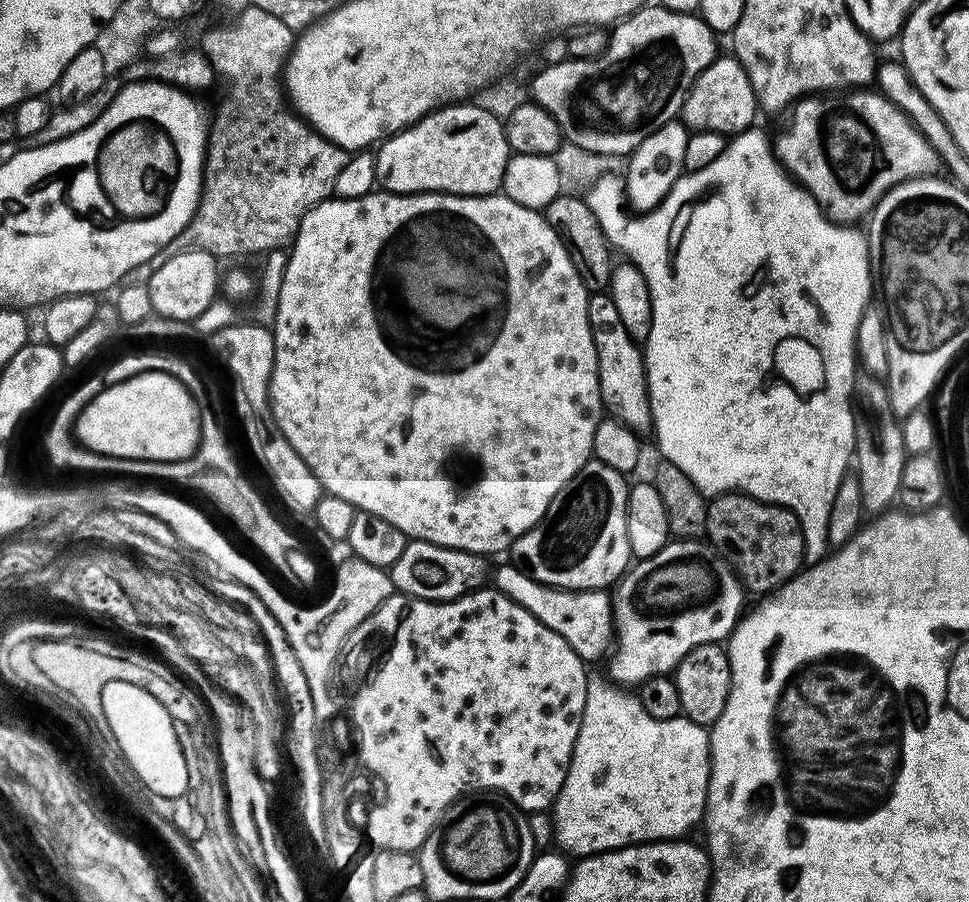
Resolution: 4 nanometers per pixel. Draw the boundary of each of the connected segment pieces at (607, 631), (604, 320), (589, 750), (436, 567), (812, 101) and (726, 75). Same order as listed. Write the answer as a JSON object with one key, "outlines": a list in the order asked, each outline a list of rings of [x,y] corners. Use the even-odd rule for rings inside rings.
{"outlines":[[[[511,563],[504,564],[496,572],[495,591],[518,602],[538,622],[542,622],[550,630],[554,630],[568,645],[580,655],[584,661],[596,660],[604,651],[609,651],[614,640],[614,621],[612,618],[612,596],[604,590],[573,592],[566,588],[549,588],[547,584],[539,584],[525,572]]],[[[607,291],[592,292],[588,297],[588,321],[595,327],[592,337],[596,343],[596,357],[600,367],[600,398],[613,417],[632,430],[648,428],[652,422],[652,407],[648,401],[648,381],[641,345],[631,340],[626,330],[617,324],[618,310]]],[[[589,679],[572,761],[562,790],[550,809],[556,827],[555,847],[572,858],[614,852],[631,844],[687,837],[687,832],[701,823],[708,797],[708,776],[712,773],[709,729],[685,720],[683,715],[669,720],[648,718],[639,695],[631,696],[628,693],[631,691],[604,680]]],[[[409,539],[406,550],[398,557],[390,569],[392,584],[397,593],[417,600],[456,600],[467,596],[481,587],[480,571],[485,561],[473,552],[459,552],[453,548],[443,548],[425,540]]],[[[848,90],[843,94],[813,94],[811,96],[806,96],[804,99],[796,102],[795,106],[791,109],[790,115],[792,115],[792,117],[789,118],[788,125],[786,125],[777,136],[774,136],[776,159],[784,165],[789,176],[816,199],[820,209],[824,211],[825,216],[827,216],[829,221],[833,224],[852,226],[857,222],[863,221],[865,218],[872,215],[872,211],[876,208],[876,203],[894,186],[898,186],[907,180],[913,180],[919,176],[933,175],[933,173],[941,167],[940,157],[937,156],[934,149],[928,144],[927,138],[925,138],[916,125],[911,122],[907,113],[896,104],[889,101],[888,97],[881,94],[879,91],[868,91],[872,90]]],[[[717,55],[712,64],[702,70],[686,98],[682,122],[692,132],[710,130],[731,138],[737,132],[745,132],[757,123],[758,105],[754,86],[751,85],[742,62],[736,59],[735,55],[727,55]]]]}

